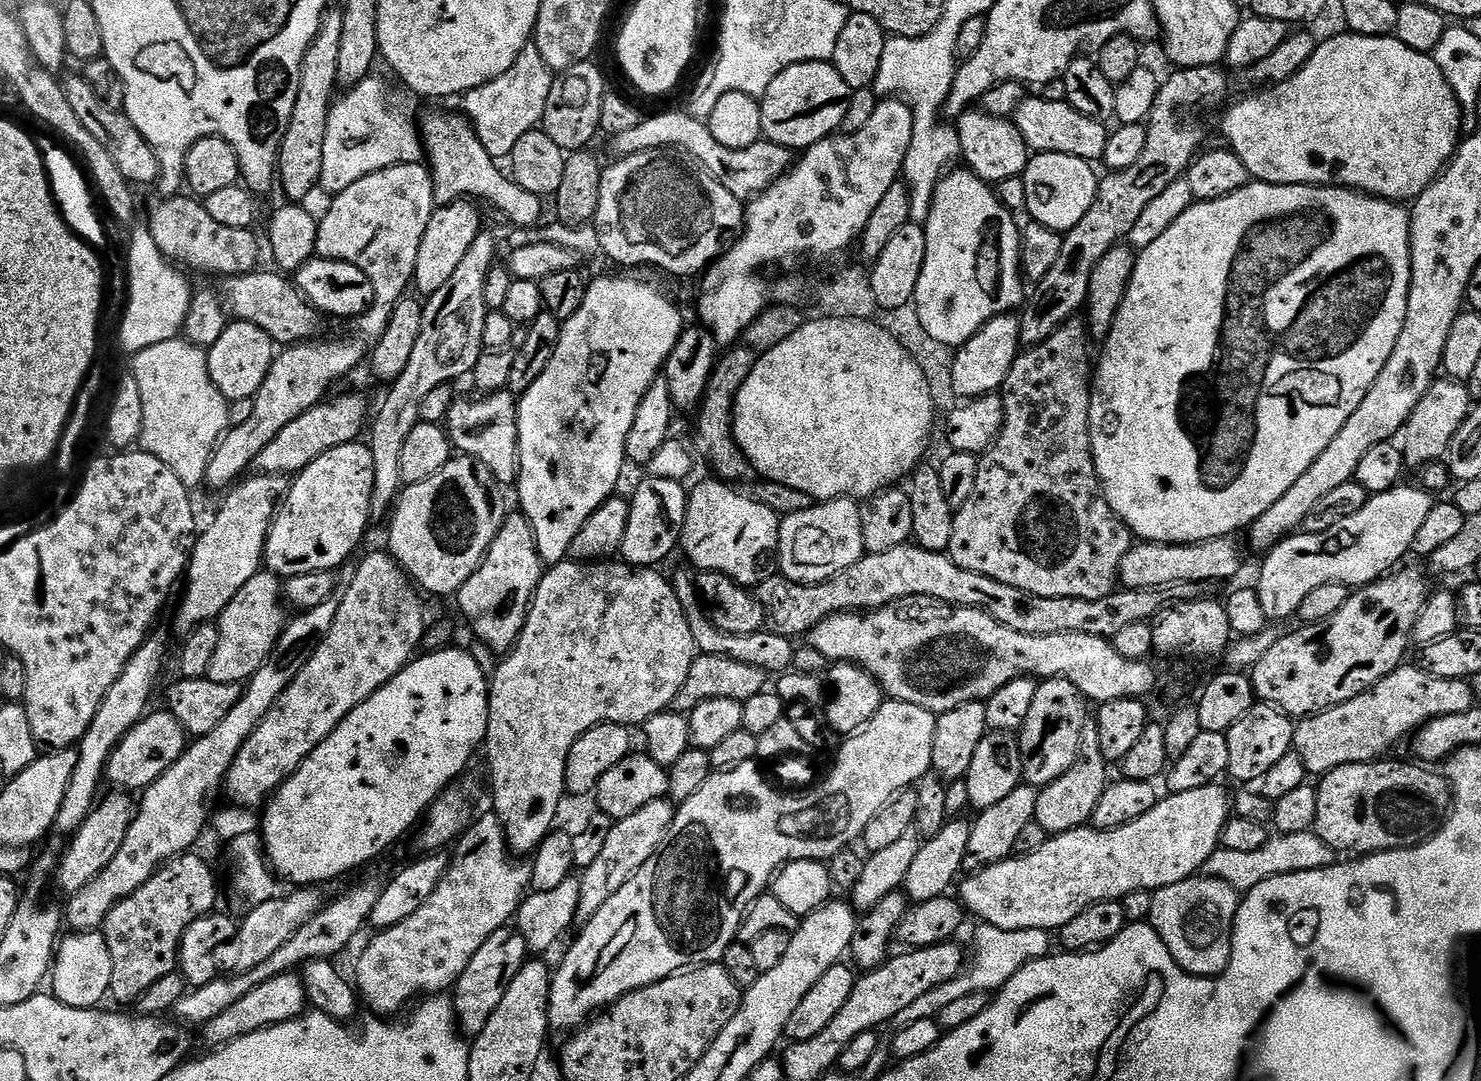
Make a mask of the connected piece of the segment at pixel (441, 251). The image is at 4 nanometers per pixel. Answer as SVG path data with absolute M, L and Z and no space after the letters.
M468 198L437 207L430 218L430 226L426 226L426 234L422 234L422 246L418 246L418 266L414 277L414 288L424 292L425 297L432 296L458 270L462 258L466 258L466 250L474 246L474 238L482 231L480 212L473 201Z

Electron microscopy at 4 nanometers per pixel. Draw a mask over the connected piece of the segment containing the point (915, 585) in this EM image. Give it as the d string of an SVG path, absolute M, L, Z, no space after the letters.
M912 542L898 546L894 550L867 553L858 562L854 562L854 566L850 566L846 570L834 574L828 580L823 580L817 584L799 584L786 575L775 575L765 575L764 581L755 585L754 595L760 599L764 607L764 628L774 634L789 638L807 637L812 628L818 626L818 622L822 622L839 612L860 612L861 610L881 608L890 602L910 598L911 596L929 596L947 604L954 604L958 608L977 608L983 612L988 612L998 622L1010 626L1010 630L1018 630L1022 634L1030 634L1031 636L1085 632L1086 634L1110 638L1114 634L1118 634L1118 630L1130 626L1130 622L1151 621L1157 614L1165 611L1166 606L1171 606L1177 602L1203 600L1217 595L1217 585L1215 583L1178 582L1177 584L1158 586L1157 588L1121 587L1119 590L1110 593L1106 598L1098 598L1097 600L1042 598L1030 594L1026 590L1006 586L1006 582L998 582L986 574L962 570L945 553L931 552Z

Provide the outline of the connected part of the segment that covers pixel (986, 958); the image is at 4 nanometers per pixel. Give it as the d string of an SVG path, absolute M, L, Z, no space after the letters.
M981 925L976 934L974 952L970 954L970 961L966 972L961 973L948 983L936 987L928 994L924 994L917 1001L906 1006L901 1013L896 1014L891 1021L895 1029L907 1027L908 1025L928 1018L935 1019L947 1003L955 999L964 998L966 994L976 992L992 992L1003 988L1006 981L1018 972L1024 964L1032 960L1038 960L1050 951L1049 931L1034 930L1000 930L998 927Z

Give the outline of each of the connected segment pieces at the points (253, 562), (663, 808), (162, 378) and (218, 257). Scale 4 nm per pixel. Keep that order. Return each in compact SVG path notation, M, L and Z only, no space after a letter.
M252 474L241 479L225 495L229 496L217 510L212 525L197 535L196 549L188 562L186 583L183 585L184 601L176 612L176 628L182 634L195 631L200 624L219 621L234 594L238 594L254 574L262 571L268 530L288 485L289 481L283 475Z
M665 798L650 802L650 806L642 806L642 810L630 814L630 818L622 818L613 823L610 834L606 838L604 849L591 866L583 869L579 877L580 901L576 911L577 921L587 922L626 886L626 882L635 872L660 849L660 844L666 838L670 826L676 817L677 805L671 799Z
M184 338L167 340L158 346L148 348L131 357L131 375L135 376L138 388L141 390L142 418L144 425L138 441L139 447L145 452L154 454L154 458L162 458L178 478L190 490L196 490L204 484L206 466L212 457L212 450L220 442L229 427L228 405L222 393L216 389L208 369L208 353L200 345Z
M184 195L156 198L150 206L148 227L164 256L179 263L184 262L185 269L197 268L200 272L213 272L219 278L240 276L261 267L262 240L255 236L257 233L253 229L222 226L222 222L218 222L210 210L206 210L203 202L196 198L190 200Z

